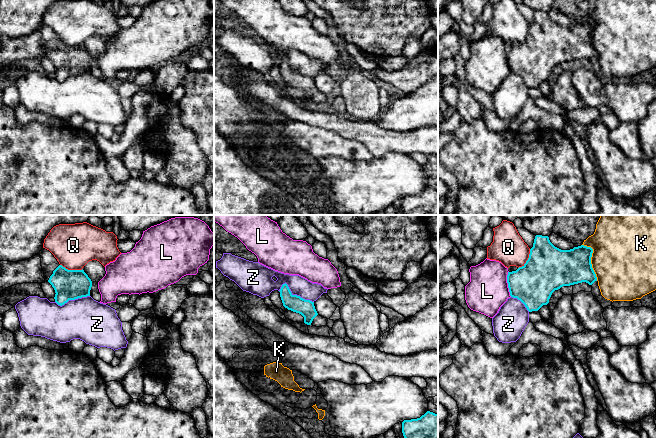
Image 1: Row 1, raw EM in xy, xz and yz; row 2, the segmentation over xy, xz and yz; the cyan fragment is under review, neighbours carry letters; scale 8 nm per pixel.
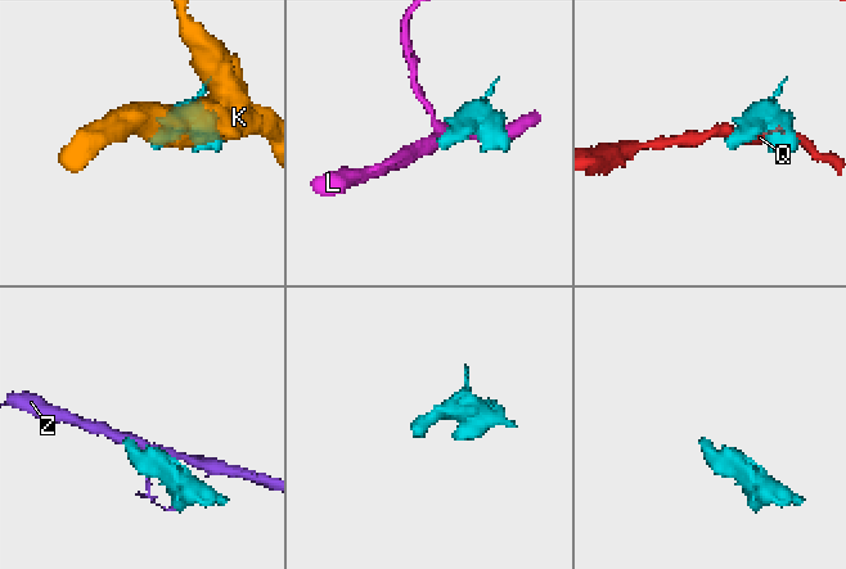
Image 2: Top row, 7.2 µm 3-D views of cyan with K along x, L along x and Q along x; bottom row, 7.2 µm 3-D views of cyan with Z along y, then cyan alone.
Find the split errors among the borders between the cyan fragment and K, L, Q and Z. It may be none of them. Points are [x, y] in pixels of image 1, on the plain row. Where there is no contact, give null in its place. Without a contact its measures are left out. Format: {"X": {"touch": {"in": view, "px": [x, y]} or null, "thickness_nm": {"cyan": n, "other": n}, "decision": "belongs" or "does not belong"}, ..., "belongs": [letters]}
{"K": {"touch": {"in": "yz", "px": [590, 36]}, "thickness_nm": {"cyan": 300, "other": 480}, "decision": "does not belong"}, "L": {"touch": {"in": "yz", "px": [508, 60]}, "thickness_nm": {"cyan": 340, "other": 320}, "decision": "does not belong"}, "Q": {"touch": {"in": "xy", "px": [71, 46]}, "thickness_nm": {"cyan": 240, "other": 360}, "decision": "does not belong"}, "Z": {"touch": {"in": "xz", "px": [294, 71]}, "thickness_nm": {"cyan": 140, "other": 150}, "decision": "does not belong"}, "belongs": []}

